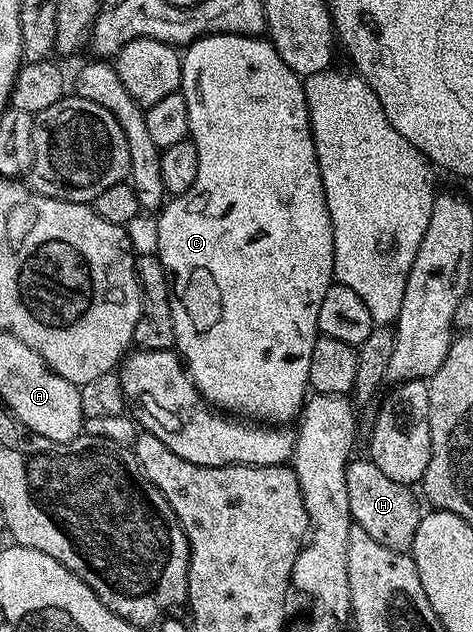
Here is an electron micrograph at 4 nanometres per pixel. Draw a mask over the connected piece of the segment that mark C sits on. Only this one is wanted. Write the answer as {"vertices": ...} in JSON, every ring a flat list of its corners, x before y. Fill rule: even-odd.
{"vertices":[[219,34,218,36,200,36,193,44,185,49,182,56,182,87,180,91,188,102,188,126,190,127,189,139,194,141,196,154,200,154,200,170,196,170,196,182,183,194,165,201,164,207,157,213,158,219,158,249,156,255,158,261,164,266,166,278,170,281,170,305,172,306,172,326,174,327,174,348,179,357,184,361,184,367,191,380,194,381,198,392,206,400,207,404,218,410,225,410,230,414,241,414,246,418,253,418,258,422,290,422,301,413,303,404,308,399,310,388,310,367,312,366,312,350,319,338,318,315,320,314,320,302,324,302,324,294,328,294,330,285,335,283,334,278,334,231,332,230,332,218,328,214,324,186,320,178,320,166,316,158,316,146,310,129,310,111,304,94,303,77,297,76,288,66,284,66,284,58,276,54,276,50,270,45,269,39,262,36,237,36,236,34]]}

